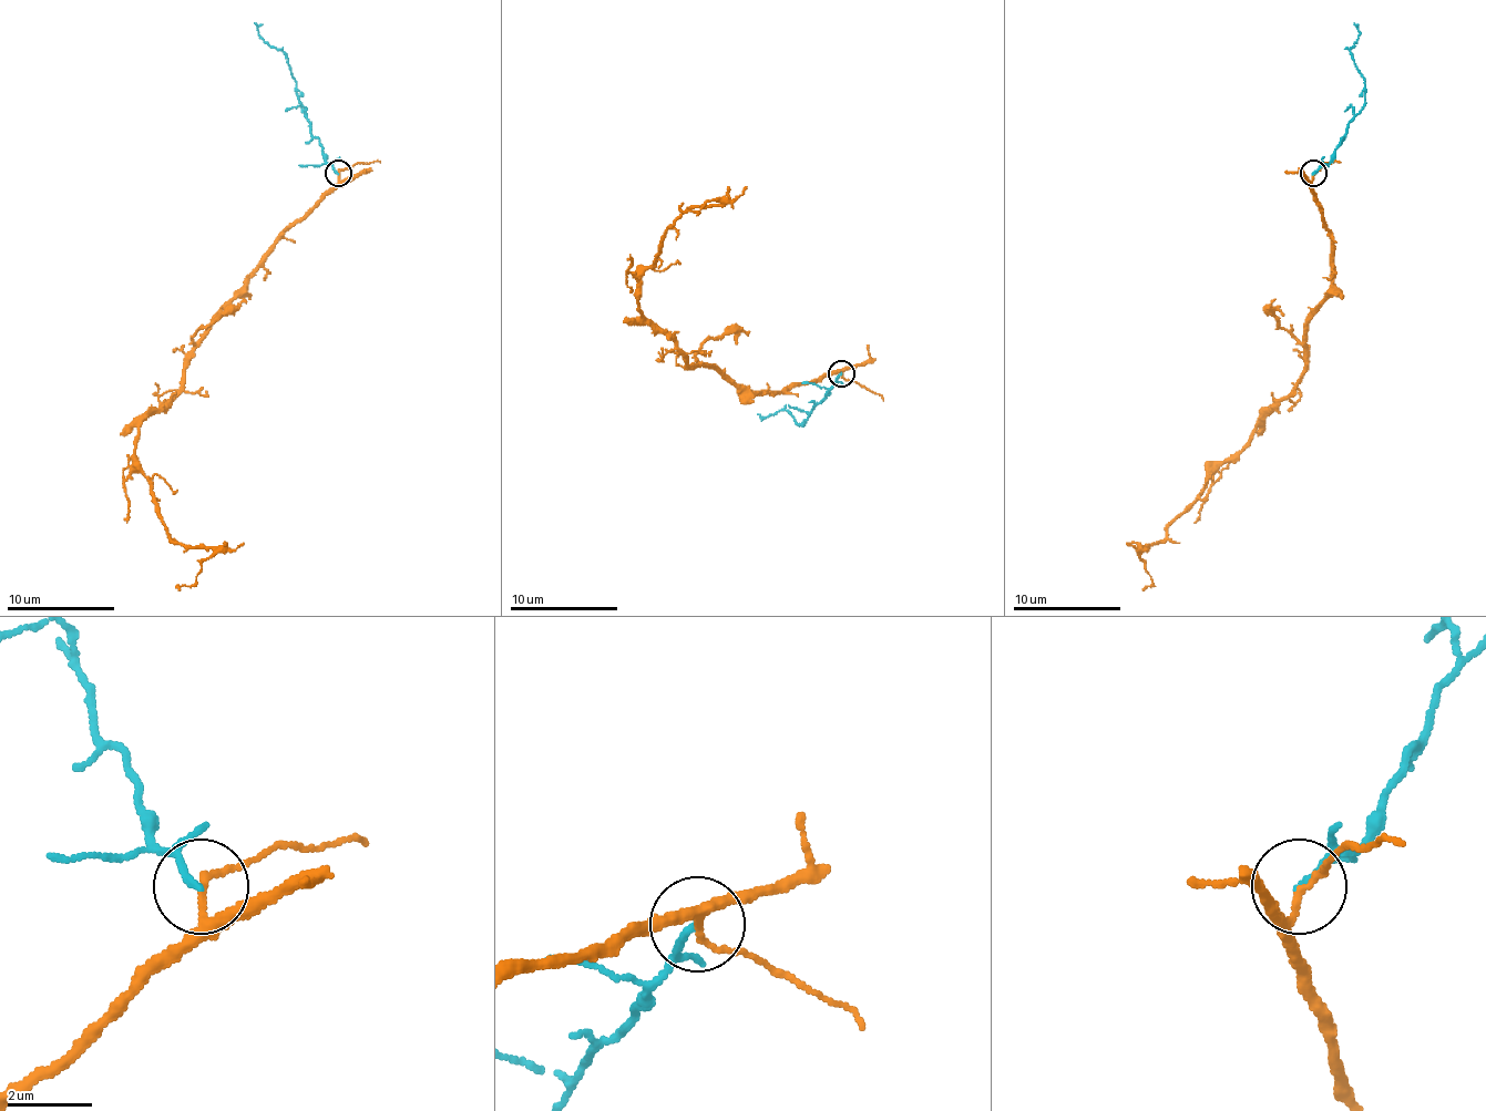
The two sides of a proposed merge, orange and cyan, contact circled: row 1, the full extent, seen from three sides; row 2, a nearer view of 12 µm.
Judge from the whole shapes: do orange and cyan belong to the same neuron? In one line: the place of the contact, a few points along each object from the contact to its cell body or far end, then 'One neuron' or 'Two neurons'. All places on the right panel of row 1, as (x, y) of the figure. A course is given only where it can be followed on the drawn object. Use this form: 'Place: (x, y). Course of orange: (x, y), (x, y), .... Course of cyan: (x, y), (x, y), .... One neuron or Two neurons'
Place: (1313, 173). Course of orange: (1314, 173), (1330, 295), (1305, 321), (1300, 383), (1165, 537), (1140, 552), (1151, 582), (1144, 589). Course of cyan: (1314, 173), (1333, 158), (1349, 121), (1365, 102), (1365, 78), (1349, 51), (1358, 40), (1358, 23). One neuron

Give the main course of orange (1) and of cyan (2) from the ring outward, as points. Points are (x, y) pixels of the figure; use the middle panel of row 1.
1: (842, 374), (741, 390), (642, 317), (638, 277), (663, 234), (717, 201), (682, 204)
2: (842, 374), (801, 425), (785, 409), (760, 418), (766, 418)

